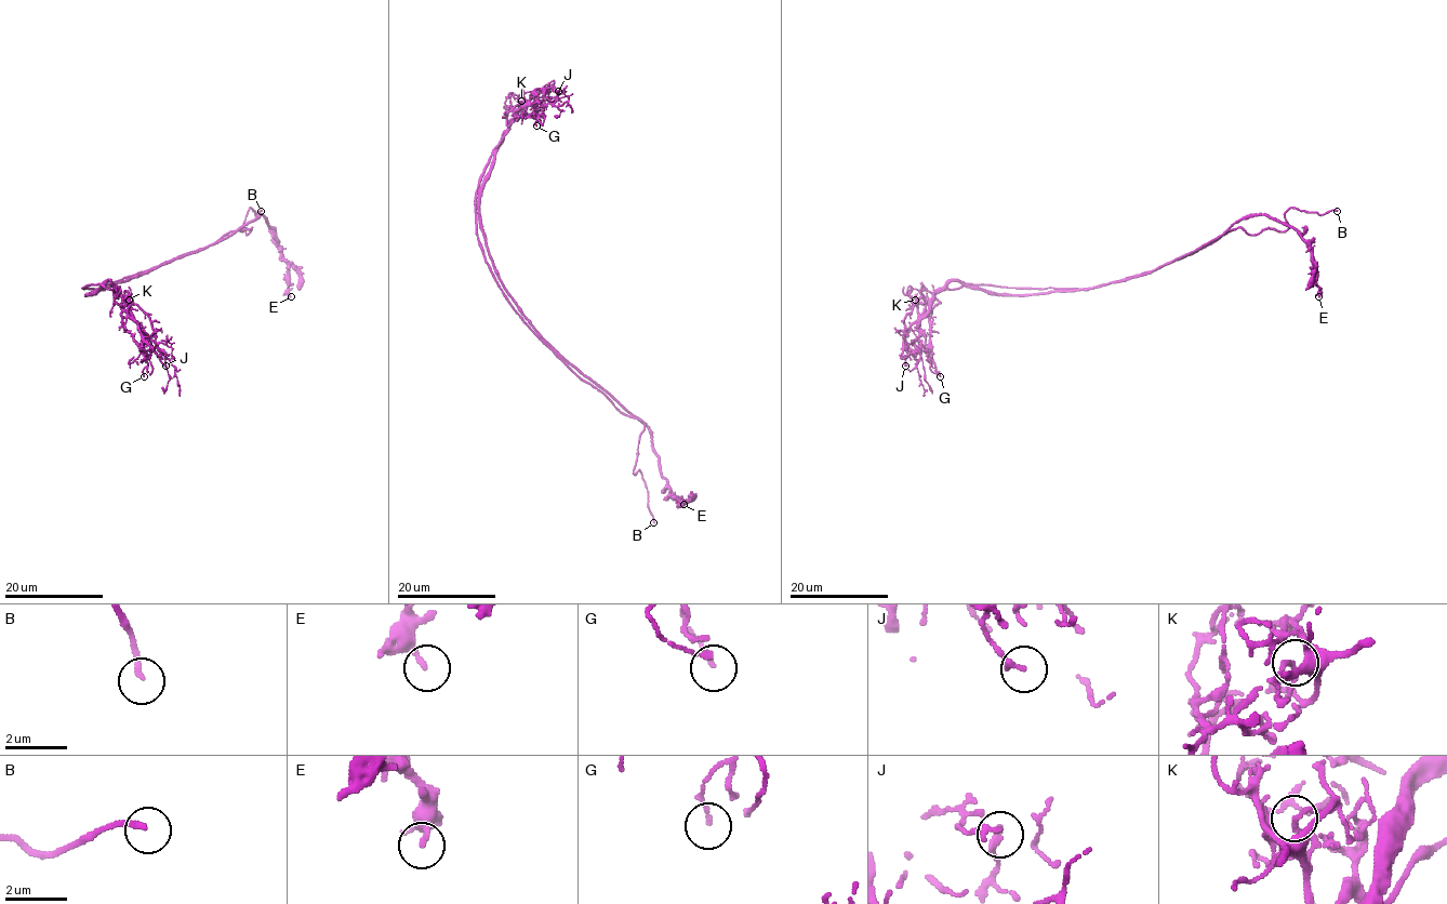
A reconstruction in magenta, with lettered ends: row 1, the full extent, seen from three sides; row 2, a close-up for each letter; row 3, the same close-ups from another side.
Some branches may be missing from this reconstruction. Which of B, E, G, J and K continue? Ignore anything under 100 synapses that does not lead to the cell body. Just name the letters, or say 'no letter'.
B

